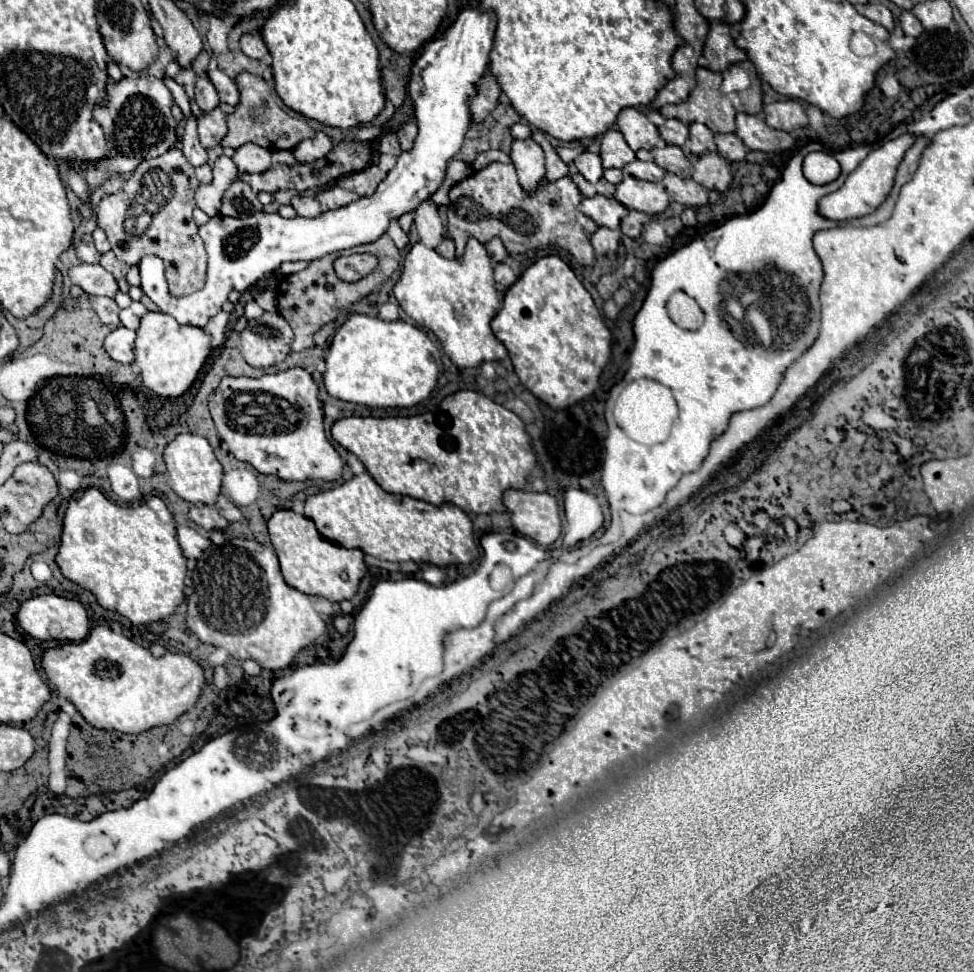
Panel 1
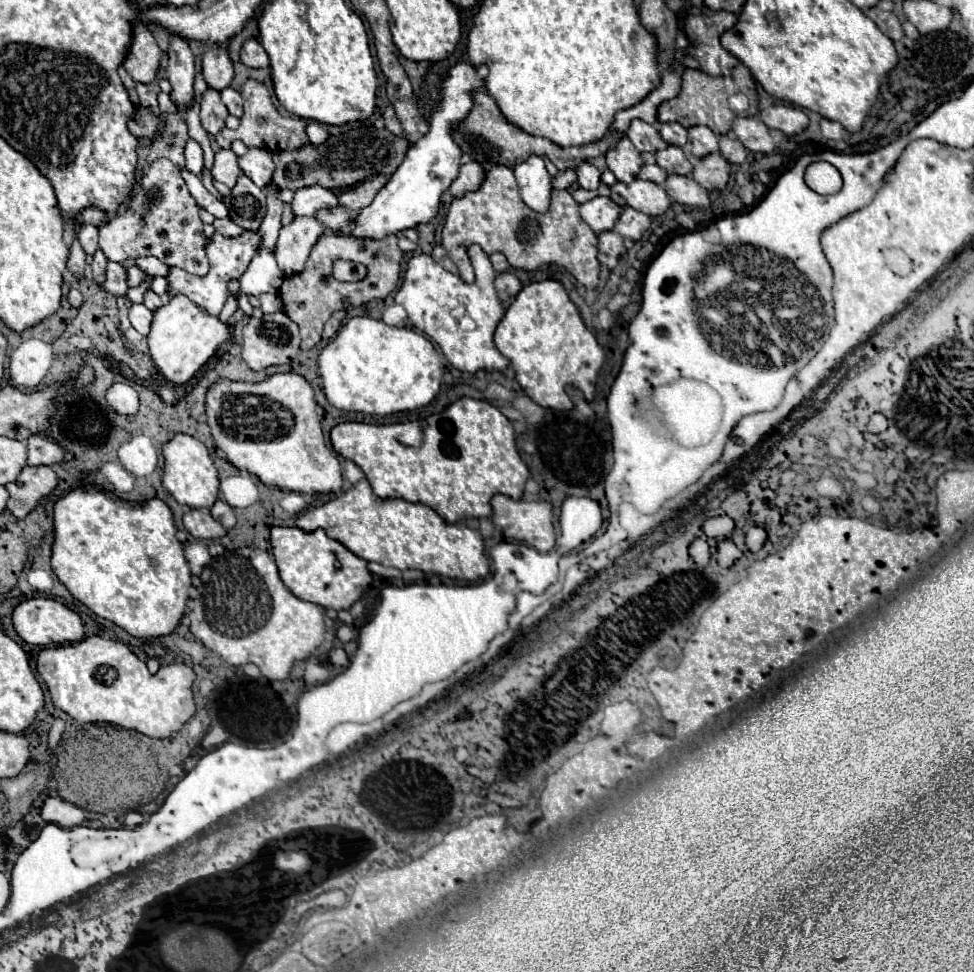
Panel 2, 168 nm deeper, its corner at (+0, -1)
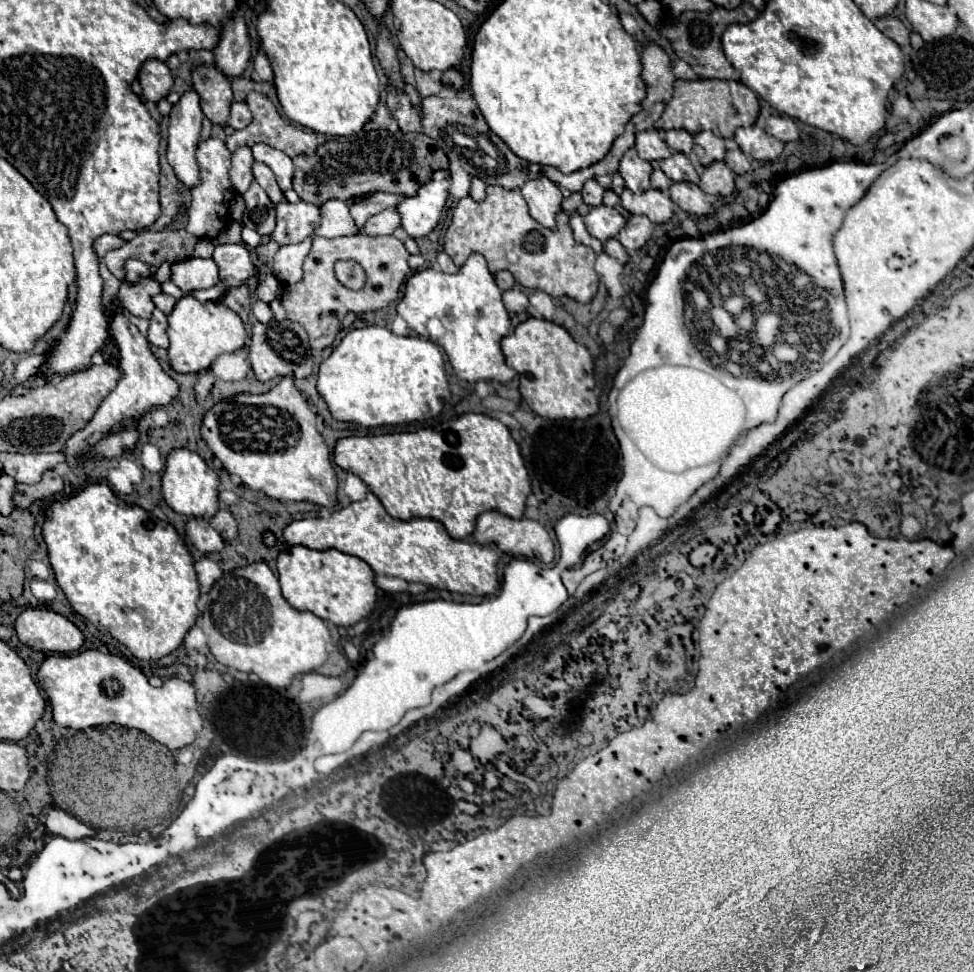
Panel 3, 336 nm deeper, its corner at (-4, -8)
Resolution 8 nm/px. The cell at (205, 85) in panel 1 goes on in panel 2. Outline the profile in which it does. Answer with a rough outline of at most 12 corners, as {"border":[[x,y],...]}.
{"border":[[225,46],[203,54],[203,78],[223,90],[233,80]]}

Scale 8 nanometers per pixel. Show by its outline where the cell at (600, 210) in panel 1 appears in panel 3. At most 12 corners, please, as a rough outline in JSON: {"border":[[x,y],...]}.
{"border":[[591,207],[585,225],[605,243],[623,229],[625,219],[617,209]]}

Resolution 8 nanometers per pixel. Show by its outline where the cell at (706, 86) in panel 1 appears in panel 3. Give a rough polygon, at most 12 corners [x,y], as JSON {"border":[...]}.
{"border":[[677,79],[657,129],[733,137],[729,83]]}

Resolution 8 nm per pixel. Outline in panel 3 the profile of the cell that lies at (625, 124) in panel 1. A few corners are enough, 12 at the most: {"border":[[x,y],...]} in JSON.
{"border":[[665,131],[639,133],[635,149],[645,161],[671,157]]}

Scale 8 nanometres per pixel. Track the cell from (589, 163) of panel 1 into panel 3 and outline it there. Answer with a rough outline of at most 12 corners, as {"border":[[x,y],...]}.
{"border":[[595,179],[583,185],[583,203],[601,205],[603,187]]}

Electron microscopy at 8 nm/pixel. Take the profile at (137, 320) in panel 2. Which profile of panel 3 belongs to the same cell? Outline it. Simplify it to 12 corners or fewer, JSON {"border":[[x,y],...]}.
{"border":[[159,309],[149,319],[147,339],[155,347],[169,347],[167,315]]}

